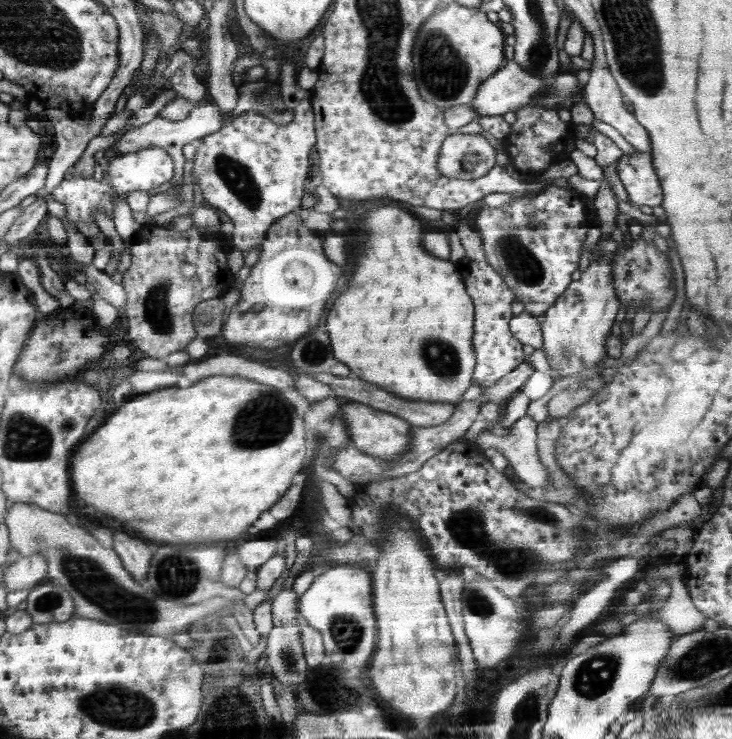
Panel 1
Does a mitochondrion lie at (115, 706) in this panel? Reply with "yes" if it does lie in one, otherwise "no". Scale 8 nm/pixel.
yes

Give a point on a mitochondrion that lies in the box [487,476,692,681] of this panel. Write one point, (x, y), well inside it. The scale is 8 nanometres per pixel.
(544, 517)

